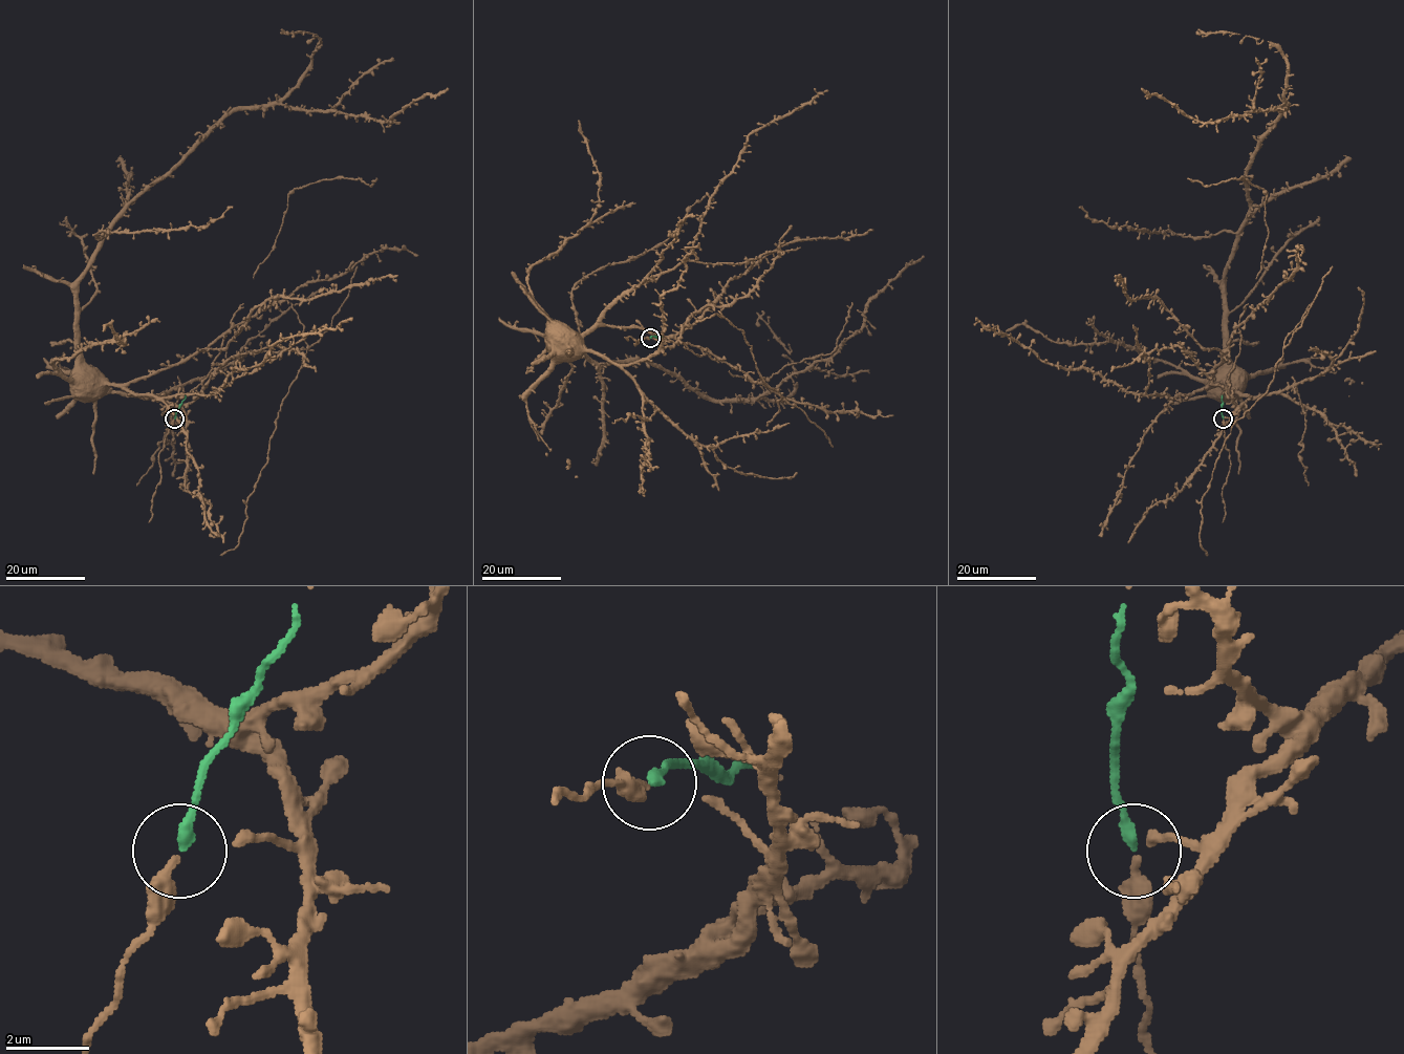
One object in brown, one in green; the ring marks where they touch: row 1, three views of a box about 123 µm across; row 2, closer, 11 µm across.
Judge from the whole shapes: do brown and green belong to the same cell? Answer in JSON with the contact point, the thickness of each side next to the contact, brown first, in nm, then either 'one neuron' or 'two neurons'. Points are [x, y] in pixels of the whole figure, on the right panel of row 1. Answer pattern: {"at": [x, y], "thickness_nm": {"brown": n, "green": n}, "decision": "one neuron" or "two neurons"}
{"at": [1223, 418], "thickness_nm": {"brown": 200, "green": 260}, "decision": "one neuron"}

